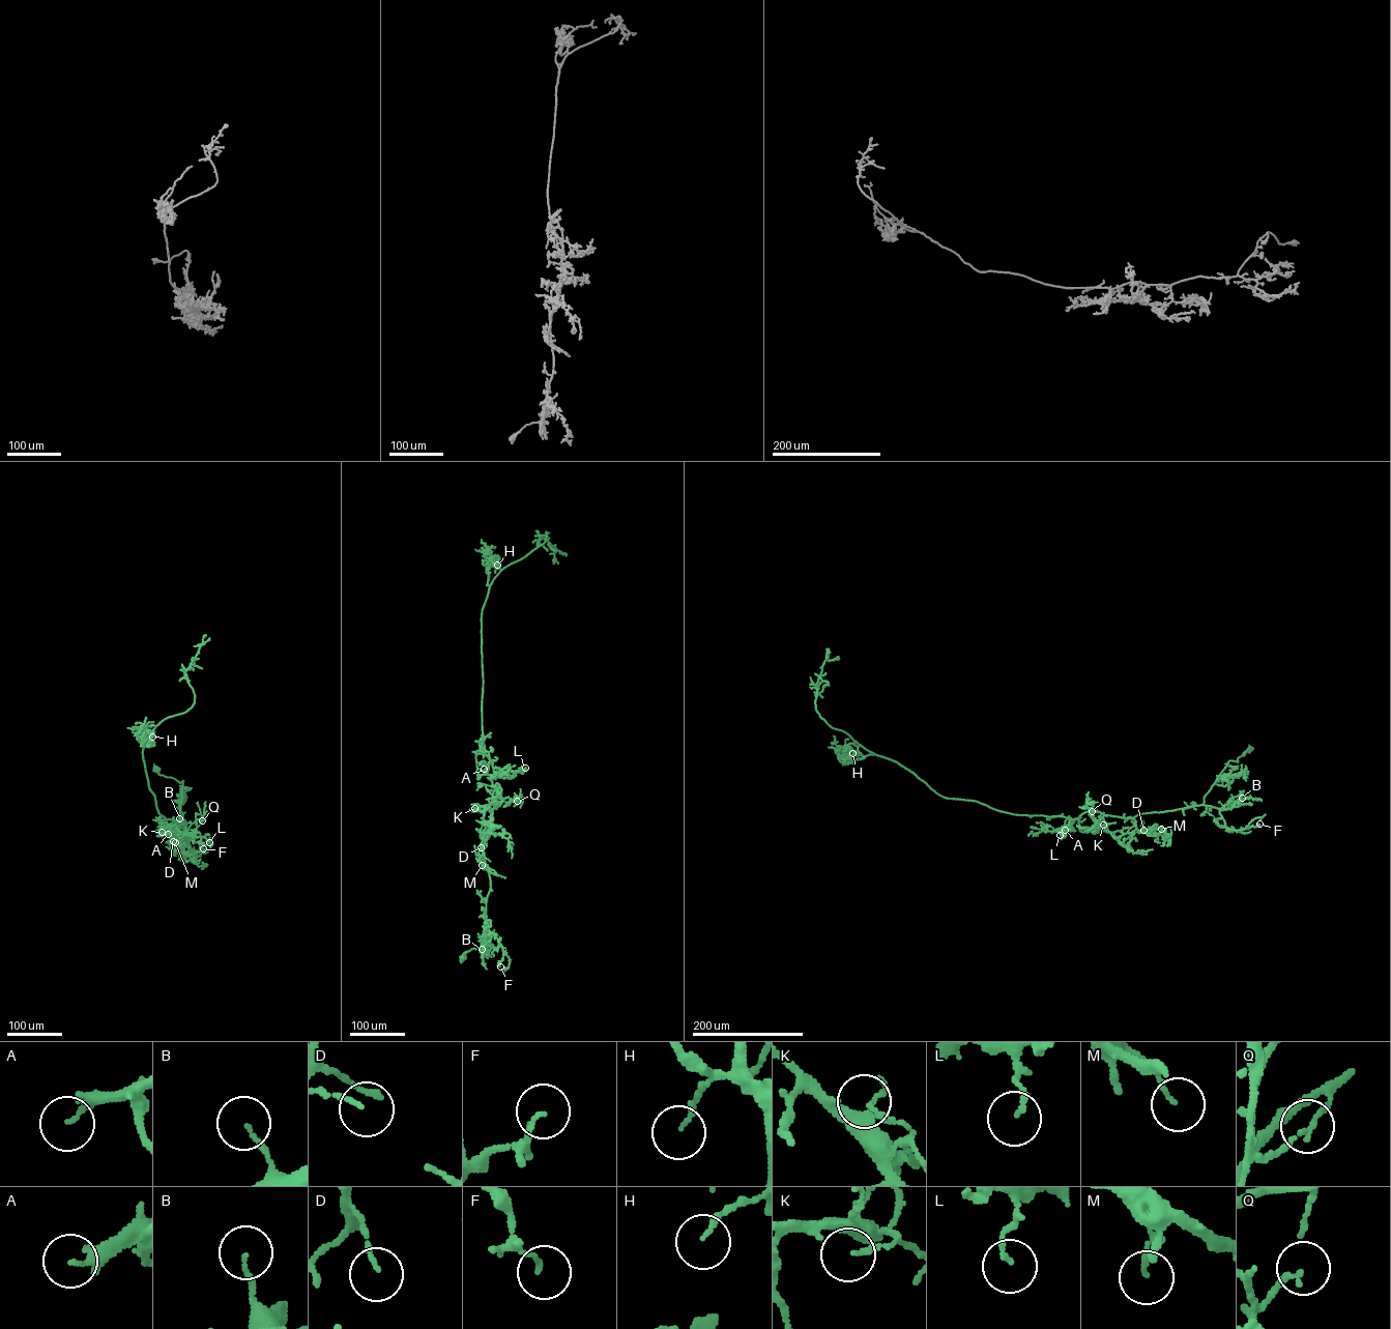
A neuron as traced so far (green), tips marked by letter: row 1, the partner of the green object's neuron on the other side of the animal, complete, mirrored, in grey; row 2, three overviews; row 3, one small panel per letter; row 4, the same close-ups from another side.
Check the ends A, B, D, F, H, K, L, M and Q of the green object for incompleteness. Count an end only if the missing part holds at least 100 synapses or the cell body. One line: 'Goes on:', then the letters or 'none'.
Goes on: A

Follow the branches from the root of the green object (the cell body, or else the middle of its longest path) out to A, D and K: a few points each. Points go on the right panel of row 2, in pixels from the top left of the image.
A: (1249, 750), (1238, 761), (1228, 761), (1203, 804), (1130, 818), (1090, 811), (1069, 820), (1065, 830)
D: (1249, 750), (1238, 757), (1238, 761), (1228, 761), (1205, 796), (1203, 804), (1136, 815), (1136, 828), (1143, 830)
K: (1249, 750), (1238, 761), (1228, 761), (1203, 804), (1131, 818), (1104, 815), (1096, 825), (1106, 831), (1103, 825)

